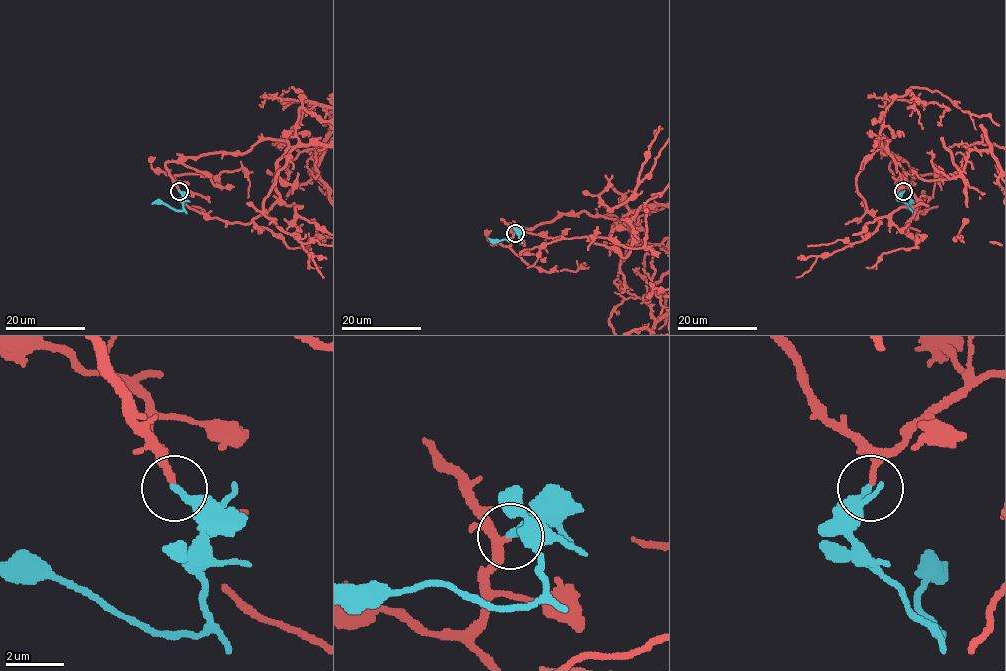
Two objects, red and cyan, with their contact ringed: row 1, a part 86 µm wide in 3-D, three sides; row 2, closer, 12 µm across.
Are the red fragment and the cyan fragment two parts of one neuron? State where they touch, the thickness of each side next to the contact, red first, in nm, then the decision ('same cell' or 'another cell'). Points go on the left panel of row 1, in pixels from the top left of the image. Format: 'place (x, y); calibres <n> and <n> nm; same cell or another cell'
place (179, 191); calibres 200 and 280 nm; same cell

